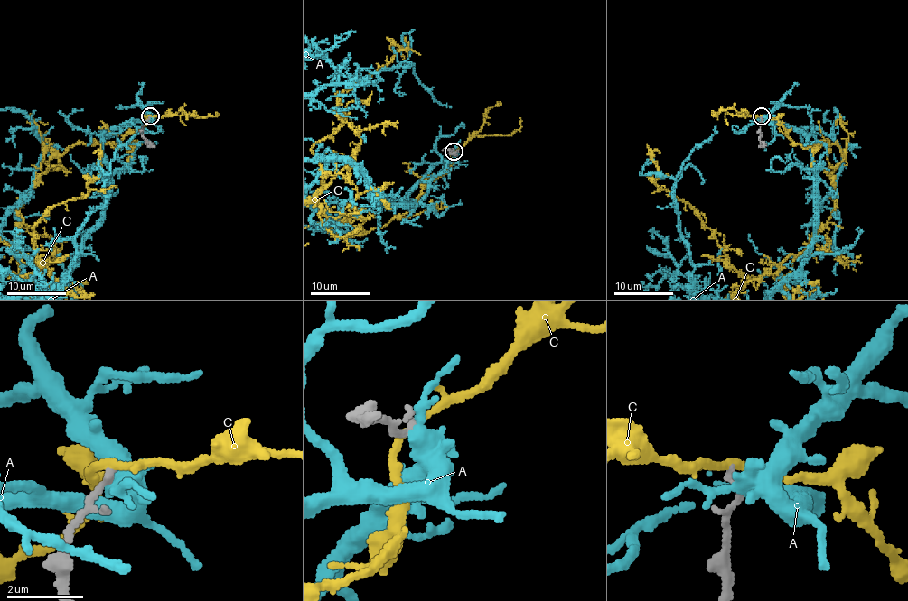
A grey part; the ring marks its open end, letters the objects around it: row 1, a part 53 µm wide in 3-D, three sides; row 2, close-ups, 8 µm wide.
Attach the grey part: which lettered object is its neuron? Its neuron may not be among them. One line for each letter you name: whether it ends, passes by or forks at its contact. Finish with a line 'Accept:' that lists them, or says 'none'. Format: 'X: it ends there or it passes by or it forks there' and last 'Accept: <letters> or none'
Accept: none

